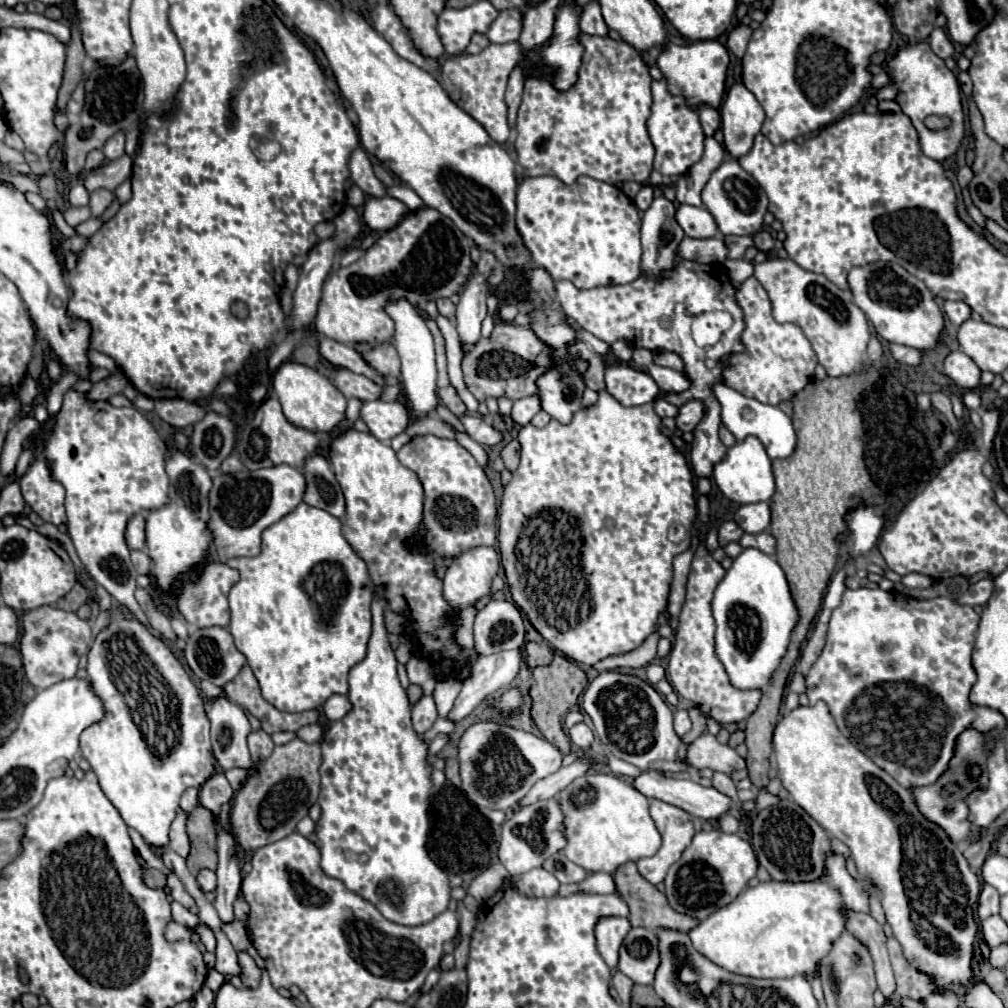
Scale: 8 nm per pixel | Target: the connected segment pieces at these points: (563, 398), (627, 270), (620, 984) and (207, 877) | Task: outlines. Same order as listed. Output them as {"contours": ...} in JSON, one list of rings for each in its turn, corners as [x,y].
{"contours":[[[[555,367],[537,379],[541,407],[559,423],[569,423],[573,413],[581,409],[583,383],[569,367]]],[[[543,175],[523,179],[517,189],[517,231],[523,239],[525,249],[531,255],[533,267],[545,269],[555,281],[571,281],[579,289],[593,289],[601,285],[627,285],[639,277],[641,241],[639,211],[619,187],[595,181],[591,177],[579,177],[573,185],[565,185],[557,177]]],[[[615,971],[615,973],[613,973],[613,987],[617,989],[621,1001],[623,1001],[625,1005],[629,1005],[629,1003],[631,1003],[631,987],[633,987],[631,979],[627,979],[621,971]]],[[[203,869],[203,871],[199,871],[199,875],[197,875],[197,883],[199,883],[199,887],[207,893],[207,891],[215,891],[215,887],[217,887],[217,875],[213,873],[213,871],[209,871],[209,869]]]]}

